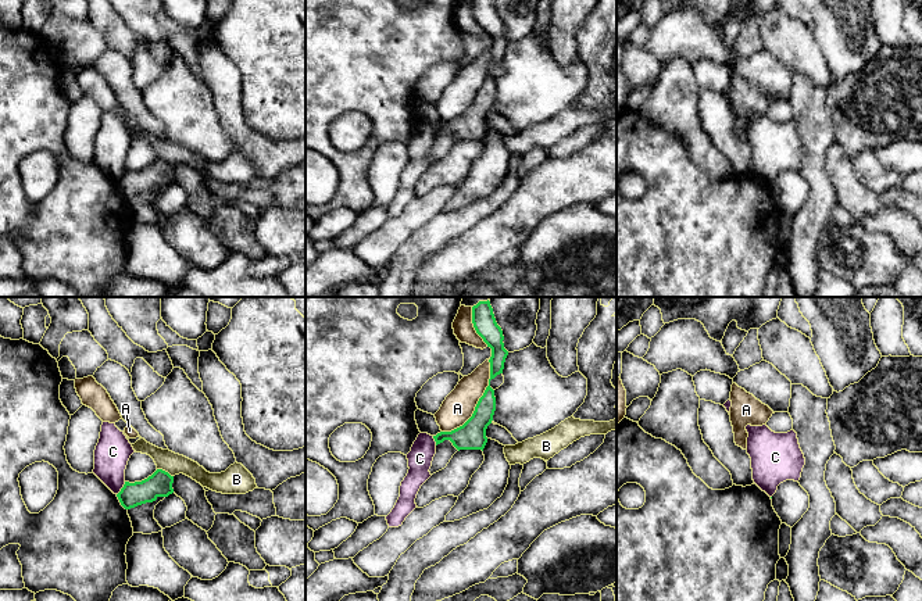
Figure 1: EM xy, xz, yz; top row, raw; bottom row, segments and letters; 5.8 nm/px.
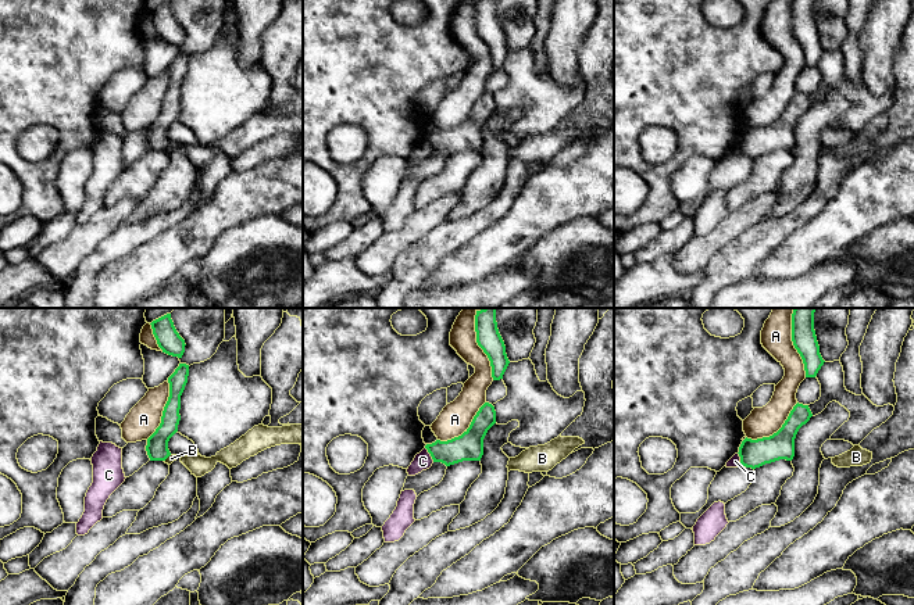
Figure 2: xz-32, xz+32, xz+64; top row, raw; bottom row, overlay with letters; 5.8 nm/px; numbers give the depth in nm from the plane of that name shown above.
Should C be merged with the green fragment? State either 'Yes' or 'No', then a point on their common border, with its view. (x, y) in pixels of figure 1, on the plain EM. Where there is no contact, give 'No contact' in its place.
No. Touches green at xy (121, 178)

